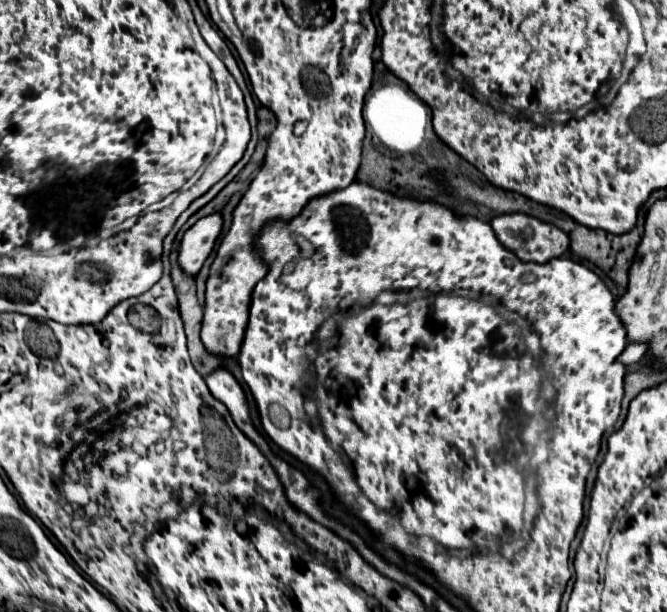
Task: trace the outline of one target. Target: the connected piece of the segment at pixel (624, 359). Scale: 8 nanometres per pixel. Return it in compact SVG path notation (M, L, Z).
M628 344L626 350L620 354L618 362L622 362L624 366L632 366L632 364L636 364L644 354L646 354L646 344Z

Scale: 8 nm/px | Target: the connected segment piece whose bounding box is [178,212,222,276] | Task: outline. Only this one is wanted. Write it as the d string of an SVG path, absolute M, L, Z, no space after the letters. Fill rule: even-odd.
M214 212L214 214L208 214L204 218L200 218L182 238L180 258L178 258L182 270L196 276L198 270L202 268L204 260L212 252L220 232L222 232L220 212Z

